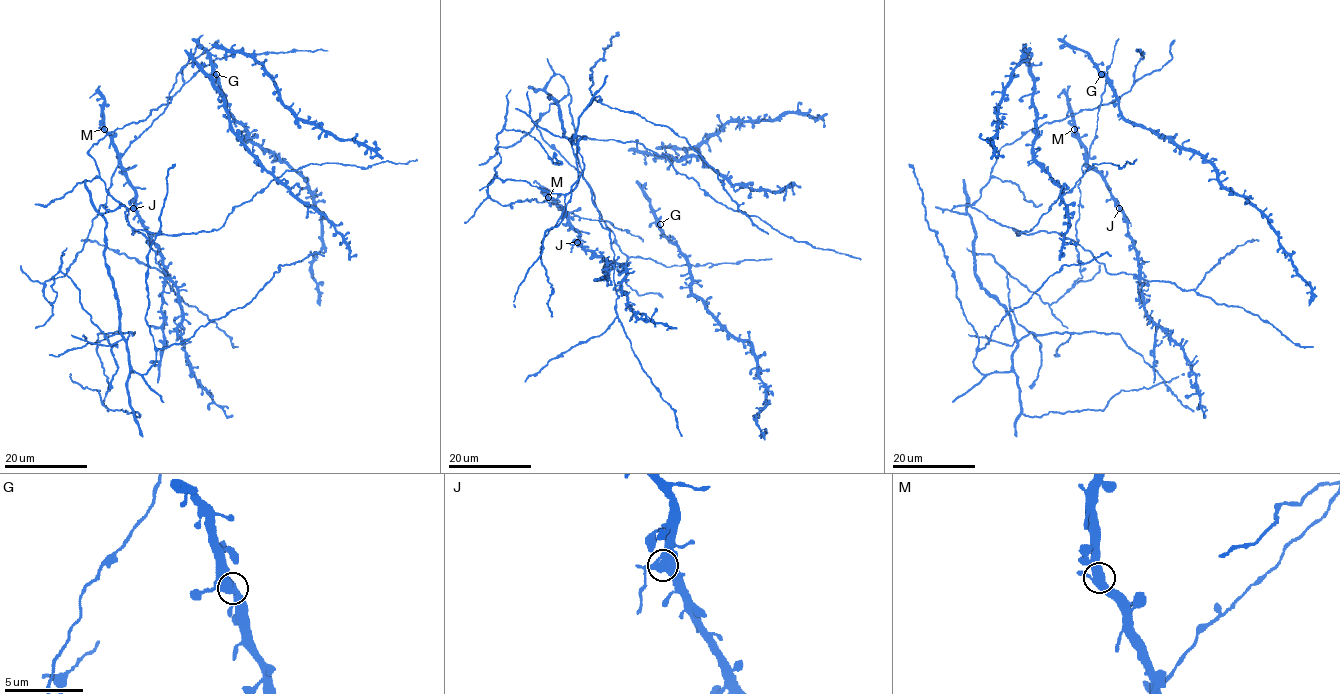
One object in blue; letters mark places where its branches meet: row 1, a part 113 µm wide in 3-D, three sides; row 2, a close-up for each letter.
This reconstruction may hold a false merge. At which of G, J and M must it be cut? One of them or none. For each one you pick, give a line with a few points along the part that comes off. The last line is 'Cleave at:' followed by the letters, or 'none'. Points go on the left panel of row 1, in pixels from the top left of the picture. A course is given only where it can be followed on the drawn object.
J: (133, 208), (128, 210), (126, 222)
Cleave at: J

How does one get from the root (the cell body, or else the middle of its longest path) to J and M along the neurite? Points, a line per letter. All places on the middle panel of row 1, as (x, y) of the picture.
J: (603, 227), (609, 231), (614, 255), (612, 261), (599, 257), (577, 242)
M: (603, 227), (609, 231), (612, 261), (586, 250), (569, 217), (548, 197)

